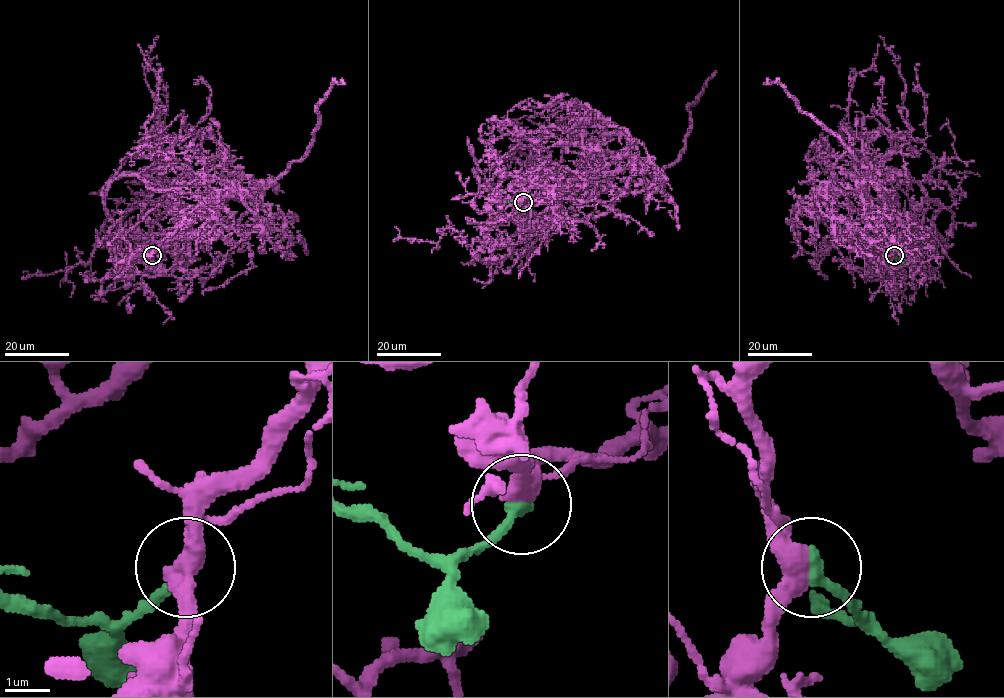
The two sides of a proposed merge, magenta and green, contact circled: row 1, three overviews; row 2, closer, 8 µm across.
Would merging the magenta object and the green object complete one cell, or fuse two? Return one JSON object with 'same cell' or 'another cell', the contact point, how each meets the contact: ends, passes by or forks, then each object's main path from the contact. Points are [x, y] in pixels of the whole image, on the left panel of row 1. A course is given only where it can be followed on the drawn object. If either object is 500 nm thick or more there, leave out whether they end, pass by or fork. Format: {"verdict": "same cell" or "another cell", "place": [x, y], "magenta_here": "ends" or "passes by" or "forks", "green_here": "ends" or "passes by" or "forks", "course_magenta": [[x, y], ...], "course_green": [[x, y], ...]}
{"verdict": "same cell", "place": [152, 255], "magenta_here": "passes by", "green_here": "ends", "course_magenta": [[152, 255], [201, 208], [266, 189], [307, 150], [316, 128], [318, 103], [335, 82], [344, 84]], "course_green": [[152, 255], [146, 259], [136, 256], [130, 258]]}

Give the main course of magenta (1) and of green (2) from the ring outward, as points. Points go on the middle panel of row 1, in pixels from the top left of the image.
1: (524, 201), (553, 201), (573, 180), (638, 166), (657, 175), (669, 167), (685, 146), (688, 107), (716, 71)
2: (524, 202), (518, 205), (502, 203)

